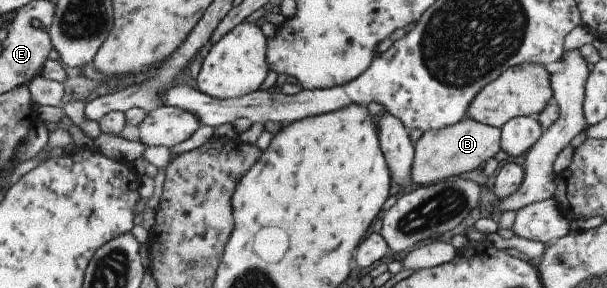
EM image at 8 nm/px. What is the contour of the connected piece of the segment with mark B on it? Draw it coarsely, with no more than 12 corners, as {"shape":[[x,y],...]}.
{"shape":[[468,116],[422,132],[410,182],[477,169],[499,151],[500,129]]}

